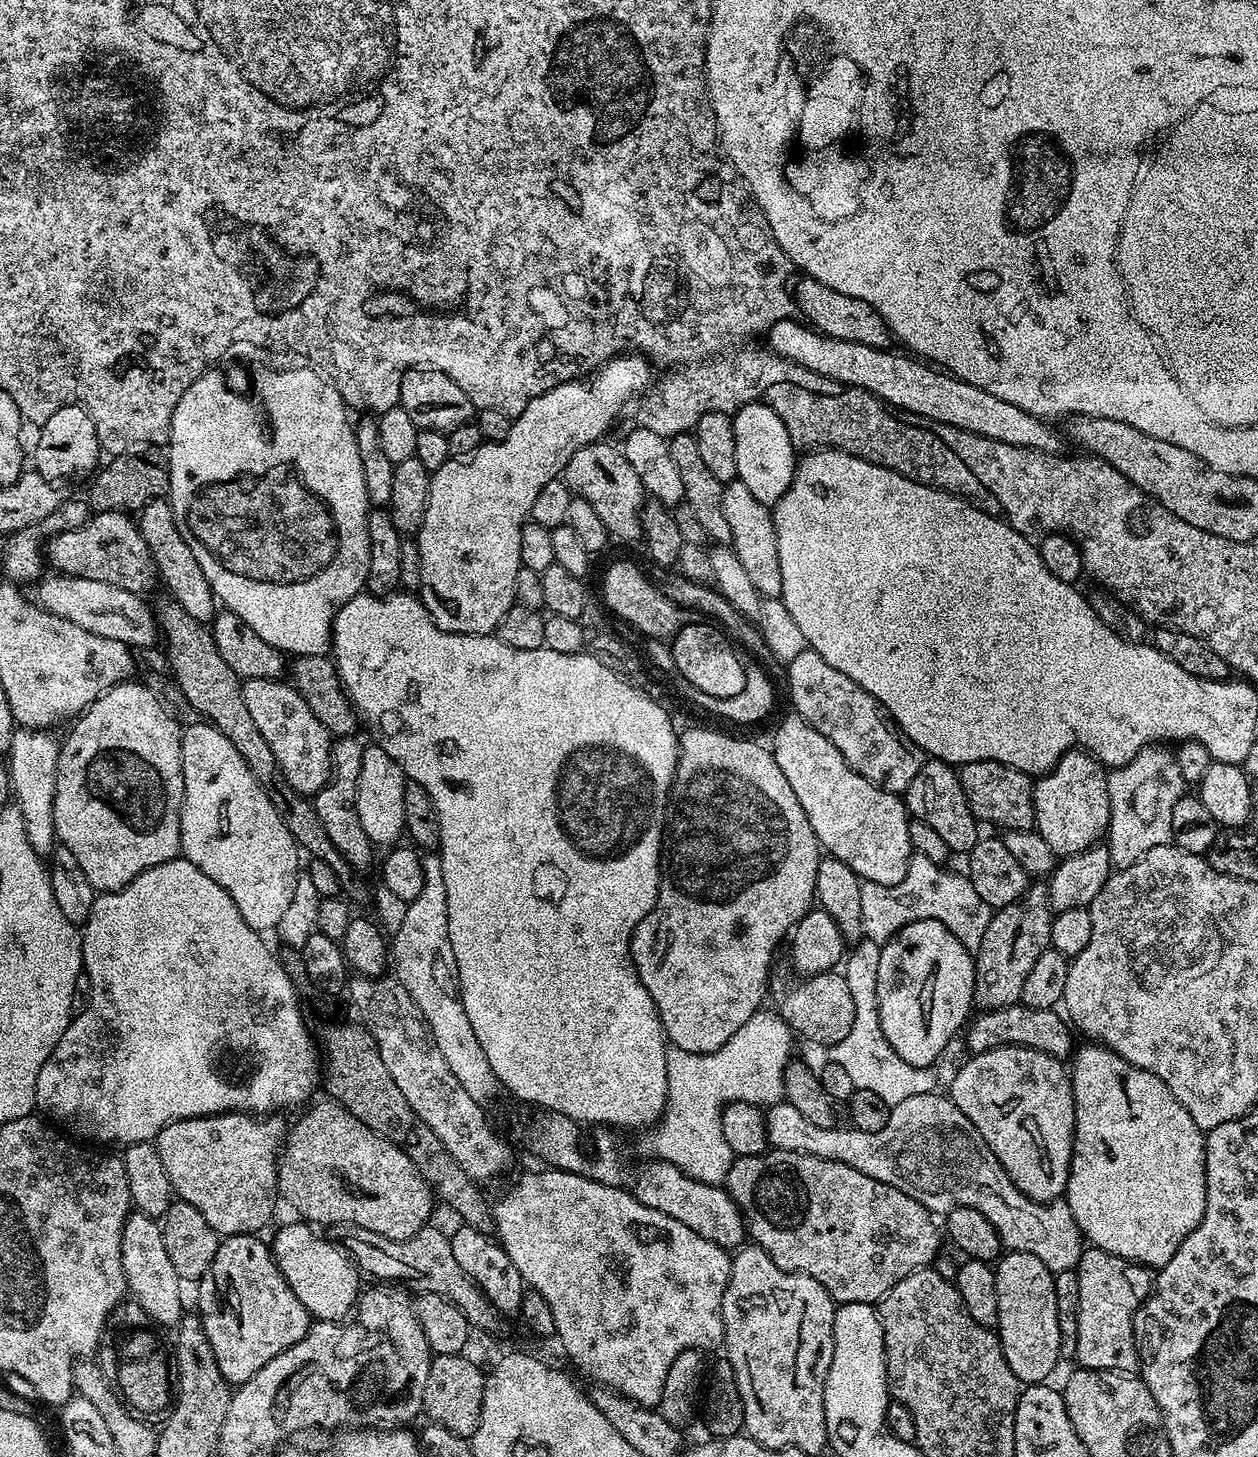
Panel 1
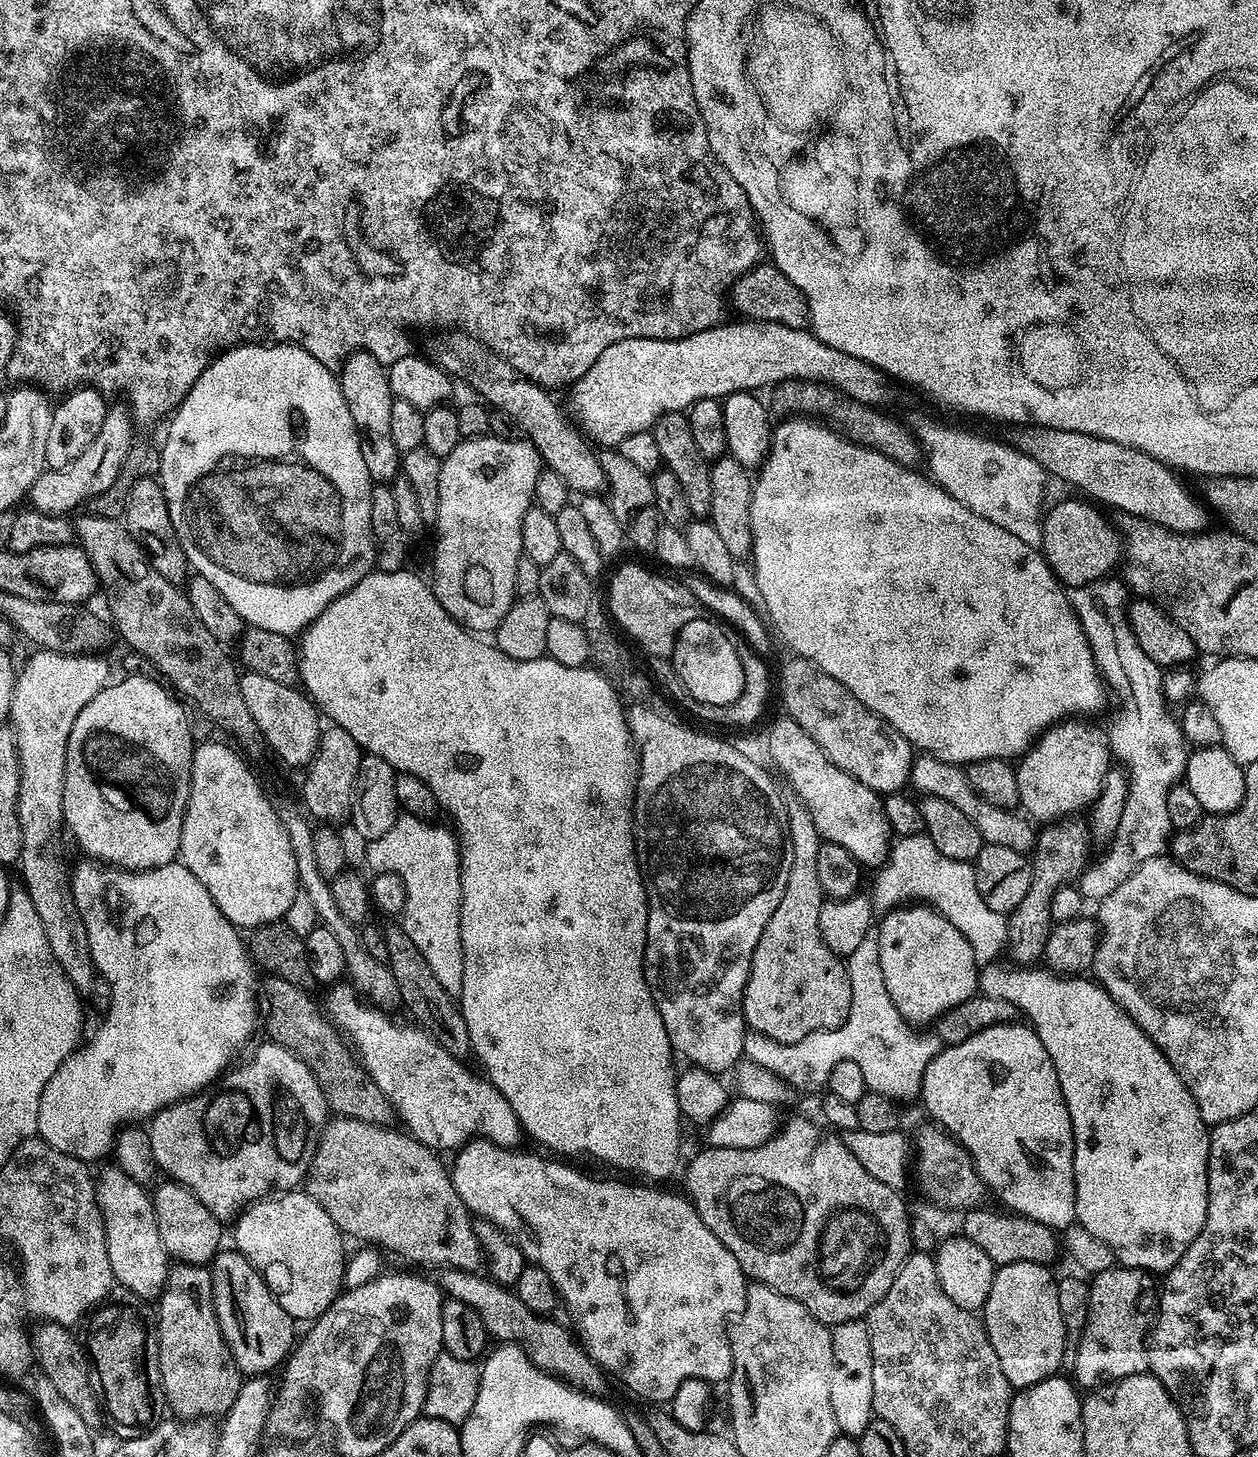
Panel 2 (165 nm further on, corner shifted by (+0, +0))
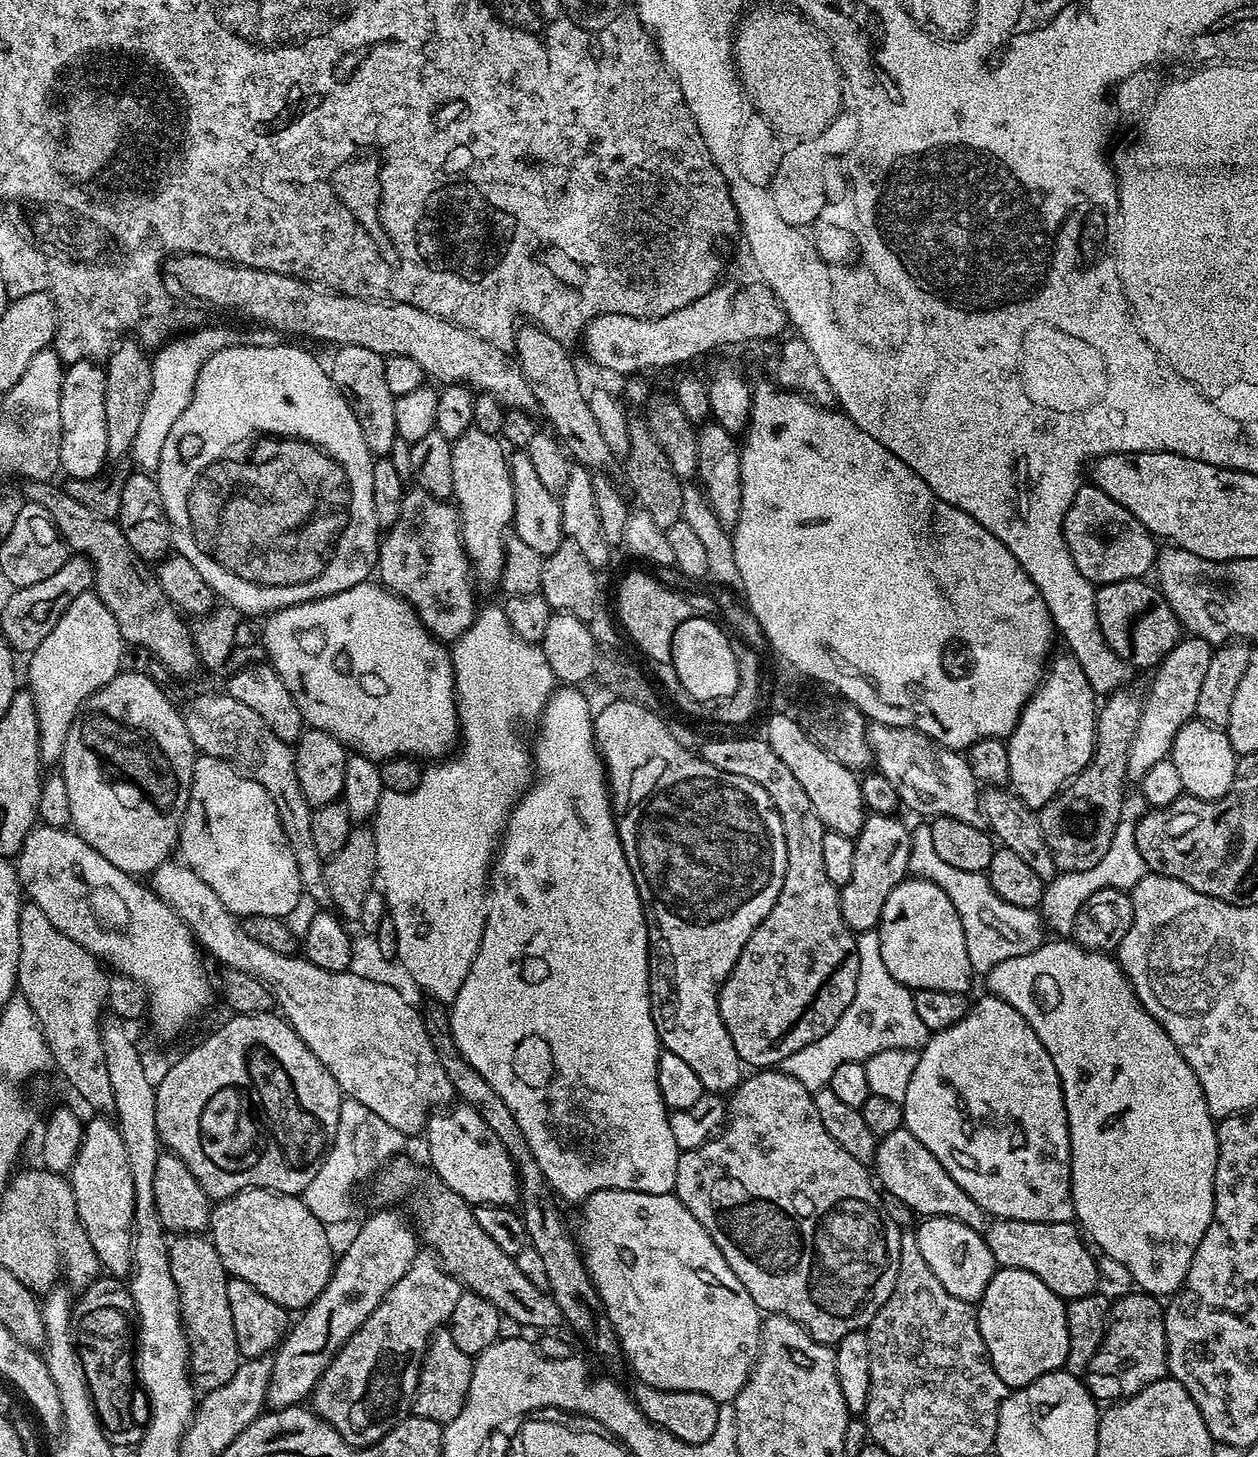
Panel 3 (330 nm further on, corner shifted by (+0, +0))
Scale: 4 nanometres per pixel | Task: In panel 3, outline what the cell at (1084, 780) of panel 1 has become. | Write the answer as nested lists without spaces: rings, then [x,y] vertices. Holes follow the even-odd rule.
[[[1071,654],[1053,655],[1035,694],[1026,702],[1016,723],[1016,729],[1007,737],[1010,754],[1010,778],[1008,784],[1026,806],[1033,810],[1045,808],[1070,781],[1088,765],[1096,745],[1096,713],[1098,693],[1090,686],[1090,678],[1082,674],[1082,666]]]

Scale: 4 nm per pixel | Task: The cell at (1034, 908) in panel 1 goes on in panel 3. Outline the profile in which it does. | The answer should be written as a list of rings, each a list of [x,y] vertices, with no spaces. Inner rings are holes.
[[[1117,690],[1107,697],[1108,700],[1099,705],[1096,713],[1096,745],[1092,751],[1090,762],[1079,772],[1064,789],[1047,804],[1039,809],[1040,829],[1046,838],[1046,846],[1052,851],[1052,857],[1060,872],[1077,872],[1090,870],[1102,859],[1102,854],[1110,850],[1110,842],[1114,838],[1114,830],[1118,830],[1118,822],[1122,814],[1122,806],[1126,799],[1124,784],[1128,780],[1128,755],[1130,742],[1134,742],[1134,734],[1140,721],[1141,697],[1127,696],[1127,691]]]

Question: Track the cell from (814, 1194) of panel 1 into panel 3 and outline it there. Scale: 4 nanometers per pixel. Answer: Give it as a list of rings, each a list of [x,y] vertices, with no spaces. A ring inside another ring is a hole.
[[[756,1070],[751,1074],[753,1076],[745,1075],[731,1093],[726,1104],[724,1127],[702,1146],[681,1152],[674,1194],[682,1202],[682,1206],[686,1206],[686,1210],[690,1210],[690,1214],[694,1214],[698,1222],[702,1222],[706,1234],[710,1234],[714,1246],[722,1250],[722,1258],[726,1258],[730,1270],[738,1274],[738,1282],[746,1286],[750,1298],[754,1298],[761,1313],[790,1318],[803,1326],[818,1342],[835,1346],[842,1338],[846,1338],[846,1334],[867,1329],[874,1314],[878,1314],[878,1310],[890,1298],[900,1269],[898,1254],[902,1230],[892,1221],[890,1214],[886,1214],[869,1169],[858,1162],[858,1158],[846,1154],[846,1150],[842,1150],[842,1146],[838,1146],[838,1142],[834,1142],[834,1138],[826,1134],[826,1126],[822,1126],[822,1118],[818,1118],[818,1109],[814,1106],[813,1093],[808,1092],[802,1082],[779,1070]]]

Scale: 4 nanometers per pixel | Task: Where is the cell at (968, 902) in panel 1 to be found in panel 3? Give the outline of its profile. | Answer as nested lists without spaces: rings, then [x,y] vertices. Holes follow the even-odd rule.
[[[920,823],[922,824],[917,828],[911,829],[909,873],[913,877],[942,886],[942,890],[946,890],[946,898],[954,902],[954,910],[958,910],[958,918],[962,918],[962,930],[966,934],[966,954],[970,954],[973,973],[987,974],[994,966],[998,966],[998,962],[1030,954],[1039,948],[1046,936],[1039,911],[1035,908],[1010,906],[1010,902],[1002,902],[1002,898],[994,894],[985,873],[958,870],[955,866],[949,866],[934,851],[934,841],[930,839],[928,824]]]

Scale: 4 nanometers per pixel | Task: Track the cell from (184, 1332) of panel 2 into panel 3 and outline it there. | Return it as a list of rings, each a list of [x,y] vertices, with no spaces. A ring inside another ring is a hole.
[[[186,1232],[171,1237],[168,1246],[170,1274],[180,1299],[180,1317],[184,1323],[184,1333],[188,1336],[188,1370],[192,1383],[197,1389],[211,1390],[230,1382],[242,1362],[238,1338],[234,1334],[234,1318],[230,1318],[230,1298],[226,1298],[228,1289],[228,1271],[218,1258],[218,1250],[207,1235],[199,1232]]]

